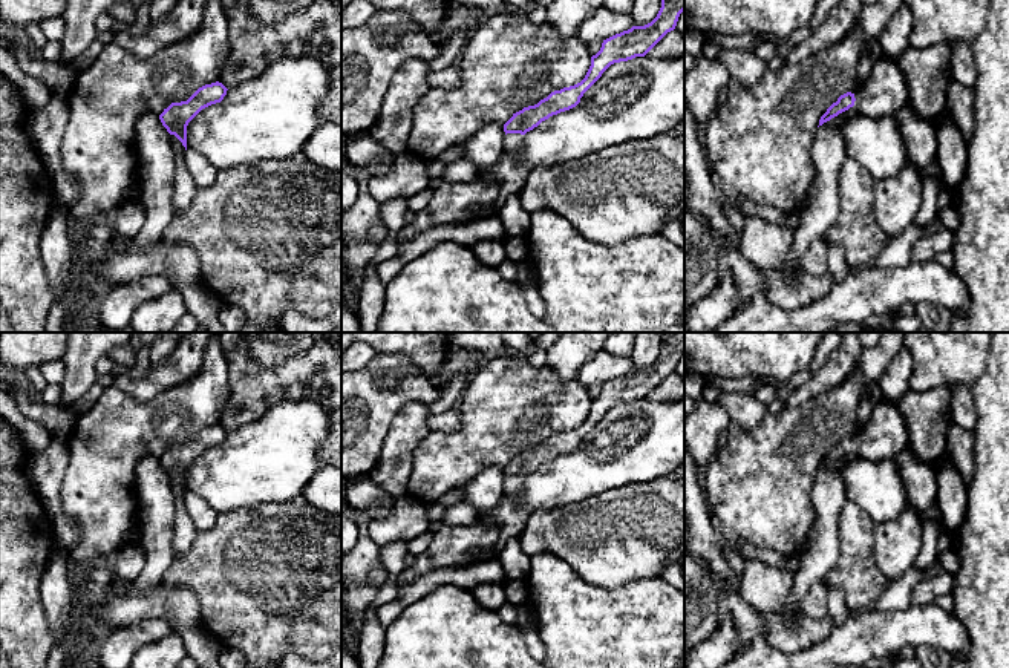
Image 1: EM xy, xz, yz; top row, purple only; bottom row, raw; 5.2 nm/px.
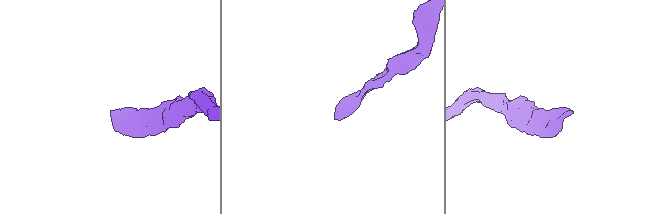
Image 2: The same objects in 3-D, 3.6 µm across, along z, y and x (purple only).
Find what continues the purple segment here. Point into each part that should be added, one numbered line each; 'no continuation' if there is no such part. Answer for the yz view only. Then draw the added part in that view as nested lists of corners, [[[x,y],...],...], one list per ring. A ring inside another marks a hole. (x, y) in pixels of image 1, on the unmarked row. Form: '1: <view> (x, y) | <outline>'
1: yz (887, 434) | [[[883,400],[874,406],[868,426],[854,435],[854,441],[860,458],[893,461],[911,446],[911,434],[897,404]]]

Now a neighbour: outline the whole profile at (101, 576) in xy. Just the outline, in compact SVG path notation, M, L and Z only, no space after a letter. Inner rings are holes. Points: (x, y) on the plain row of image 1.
M95 562L90 565L89 582L95 591L107 590L119 584L113 568L104 562Z

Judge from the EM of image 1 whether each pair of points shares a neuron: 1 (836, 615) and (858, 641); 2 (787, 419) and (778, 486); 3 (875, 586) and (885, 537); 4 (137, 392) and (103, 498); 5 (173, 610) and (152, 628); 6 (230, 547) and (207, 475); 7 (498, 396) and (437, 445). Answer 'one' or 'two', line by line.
1: two
2: one
3: two
4: two
5: two
6: two
7: one

